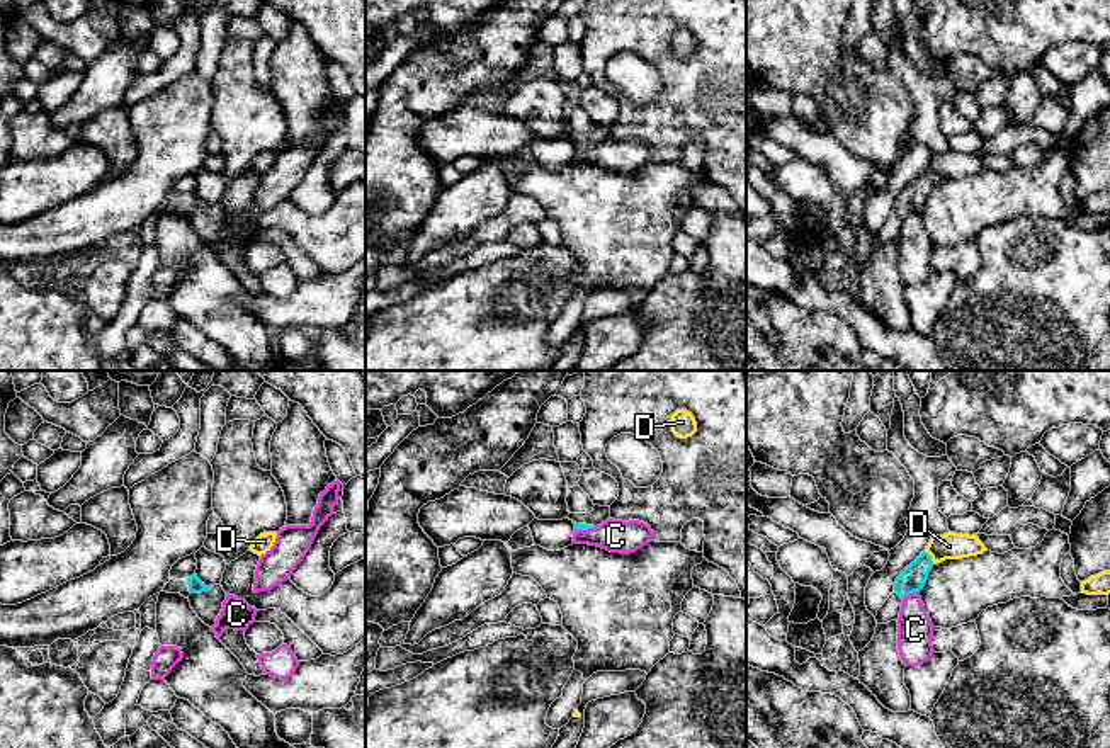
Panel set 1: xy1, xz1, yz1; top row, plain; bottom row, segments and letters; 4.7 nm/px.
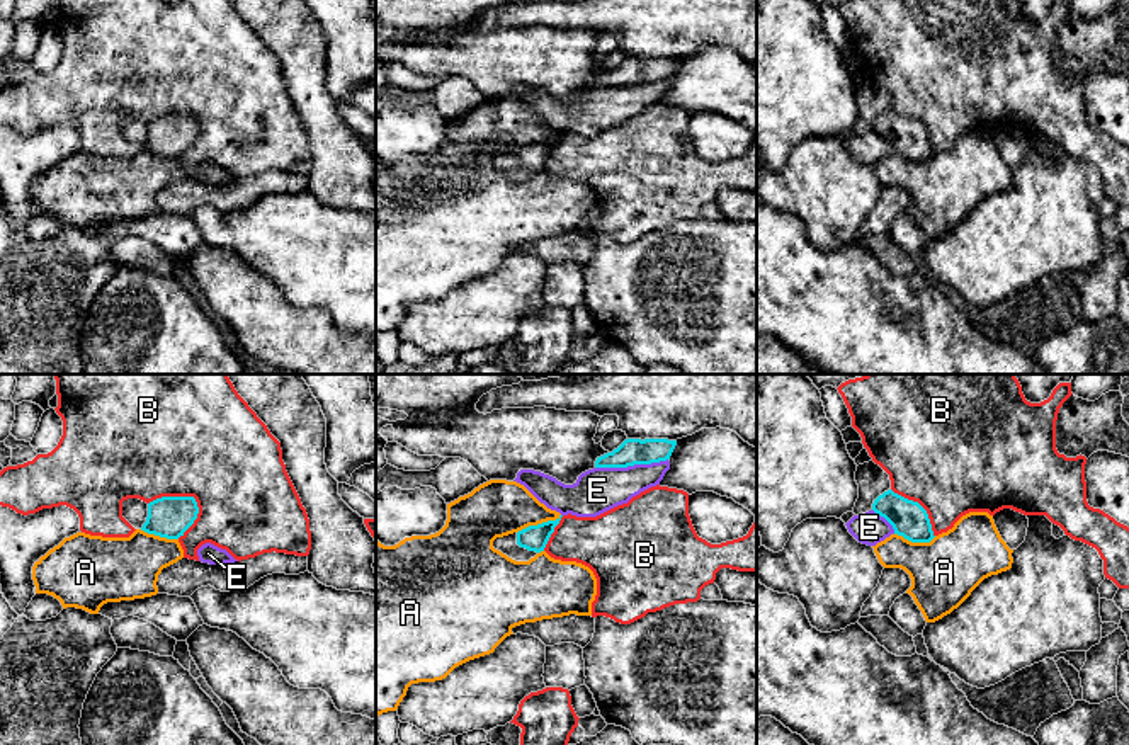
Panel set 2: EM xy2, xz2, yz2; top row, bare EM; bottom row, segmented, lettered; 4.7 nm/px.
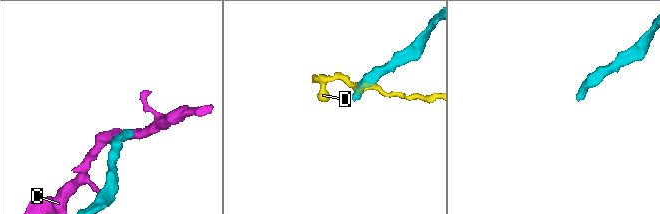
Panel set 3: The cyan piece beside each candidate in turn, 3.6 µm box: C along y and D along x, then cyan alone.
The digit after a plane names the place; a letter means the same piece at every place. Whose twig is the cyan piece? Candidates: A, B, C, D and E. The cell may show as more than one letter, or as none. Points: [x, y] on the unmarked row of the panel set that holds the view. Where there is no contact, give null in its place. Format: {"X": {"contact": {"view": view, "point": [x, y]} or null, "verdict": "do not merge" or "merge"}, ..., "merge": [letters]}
{"A": {"contact": {"view": "xz2", "point": [538, 143]}, "verdict": "do not merge"}, "B": {"contact": {"view": "xy2", "point": [179, 116]}, "verdict": "do not merge"}, "C": {"contact": {"view": "yz1", "point": [910, 211]}, "verdict": "do not merge"}, "D": {"contact": {"view": "yz1", "point": [930, 175]}, "verdict": "do not merge"}, "E": {"contact": {"view": "xz2", "point": [631, 84]}, "verdict": "do not merge"}, "merge": []}

